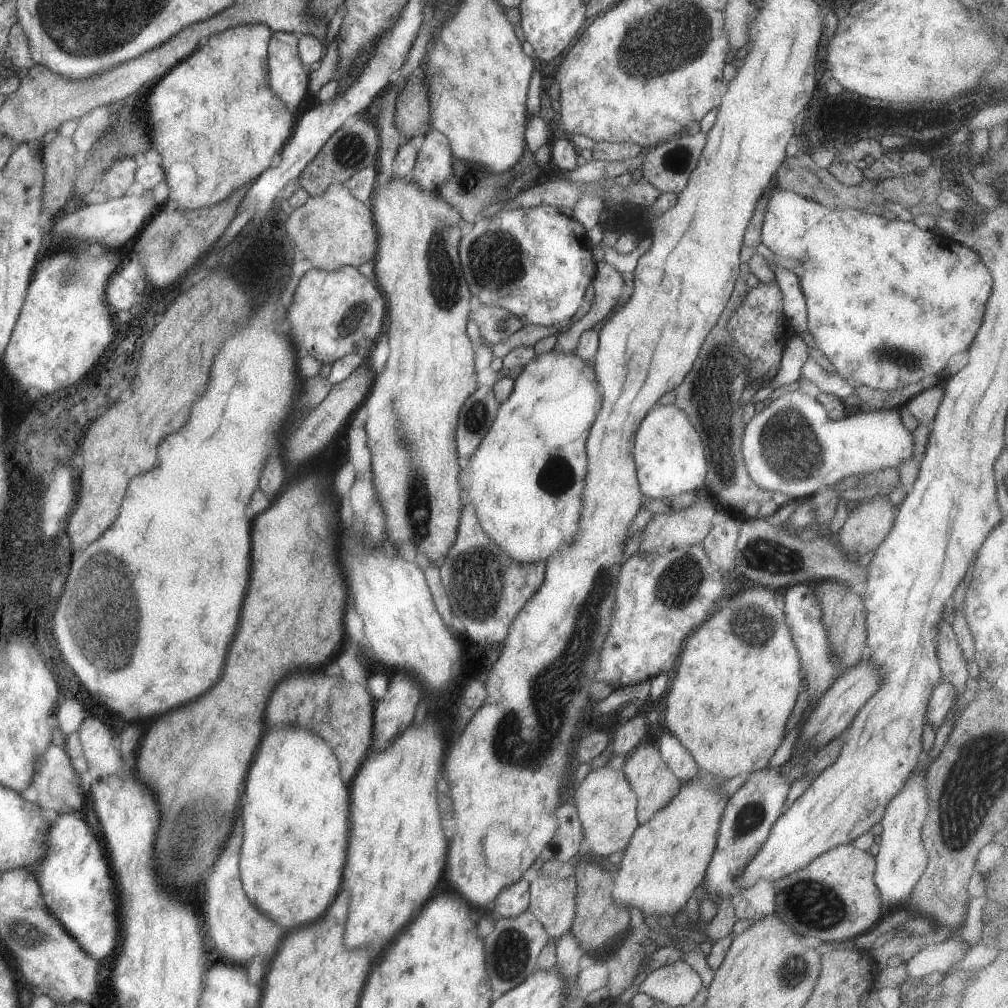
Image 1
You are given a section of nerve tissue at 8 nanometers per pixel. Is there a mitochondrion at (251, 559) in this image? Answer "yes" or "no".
no

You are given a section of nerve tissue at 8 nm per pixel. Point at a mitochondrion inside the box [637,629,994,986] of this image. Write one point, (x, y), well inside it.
(817, 905)

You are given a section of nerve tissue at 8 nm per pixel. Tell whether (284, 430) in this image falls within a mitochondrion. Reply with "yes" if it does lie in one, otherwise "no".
no

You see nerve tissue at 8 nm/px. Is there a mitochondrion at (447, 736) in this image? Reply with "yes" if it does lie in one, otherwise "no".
no

